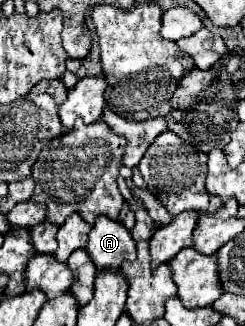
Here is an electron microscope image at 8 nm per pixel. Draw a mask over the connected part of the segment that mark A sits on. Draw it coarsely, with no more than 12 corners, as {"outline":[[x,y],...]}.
{"outline":[[104,215],[86,251],[98,271],[136,259],[136,243],[120,221]]}

